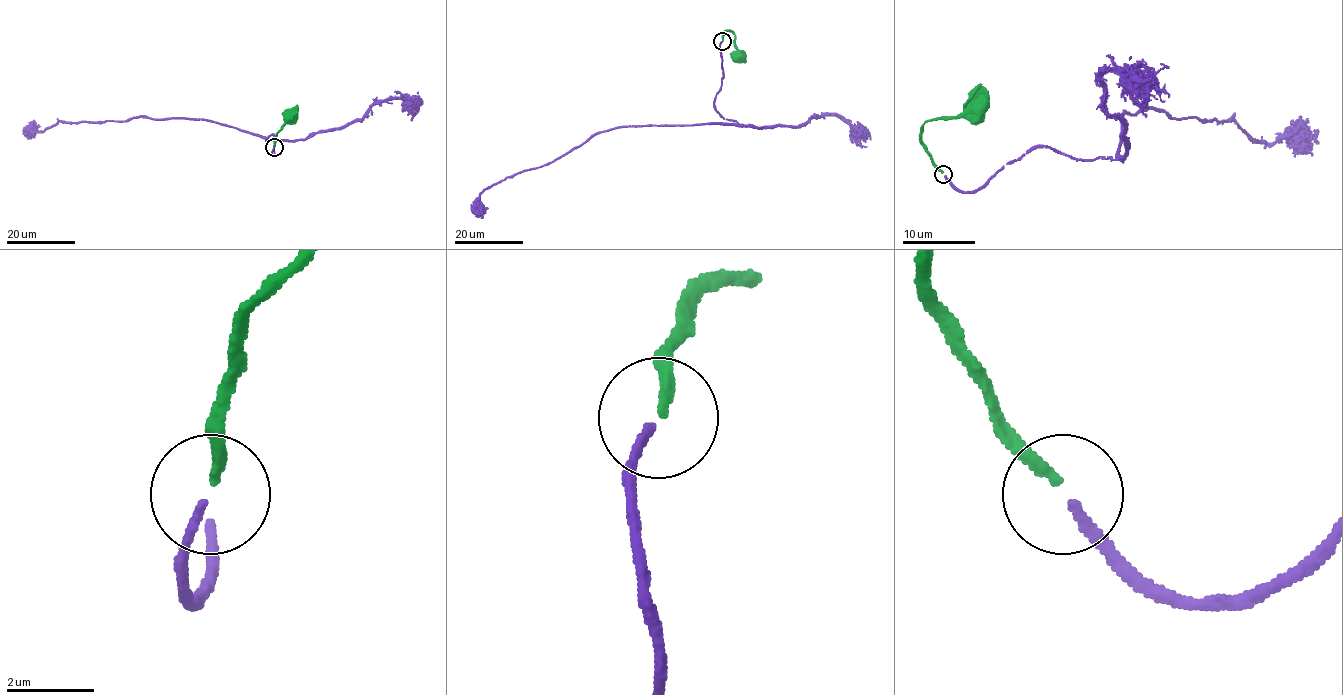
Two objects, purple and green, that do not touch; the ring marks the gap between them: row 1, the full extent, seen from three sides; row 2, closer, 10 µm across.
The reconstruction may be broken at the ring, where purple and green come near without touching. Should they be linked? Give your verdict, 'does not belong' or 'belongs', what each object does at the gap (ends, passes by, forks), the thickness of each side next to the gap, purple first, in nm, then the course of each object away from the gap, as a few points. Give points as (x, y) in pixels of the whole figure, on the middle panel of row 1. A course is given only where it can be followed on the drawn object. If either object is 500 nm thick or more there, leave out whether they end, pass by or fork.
belongs; purple ends; green ends; calibres 200 and 240 nm; course purple (721, 42), (723, 77), (714, 109), (736, 124), (598, 132), (551, 162), (488, 187), (480, 194), (482, 217); course green (722, 41), (727, 30), (731, 31), (739, 56)

